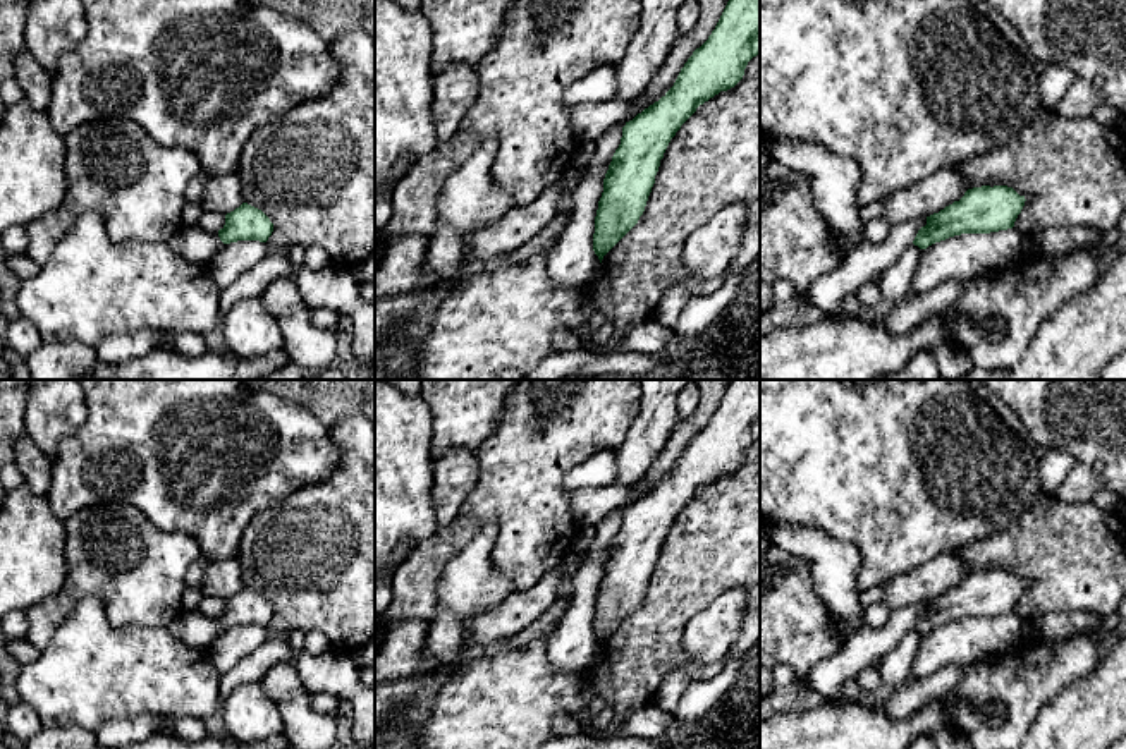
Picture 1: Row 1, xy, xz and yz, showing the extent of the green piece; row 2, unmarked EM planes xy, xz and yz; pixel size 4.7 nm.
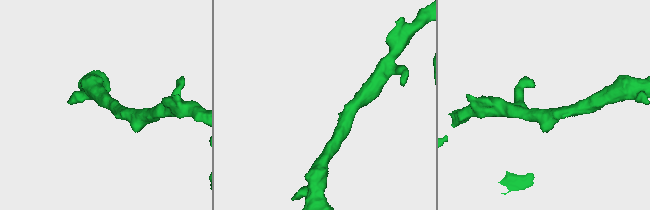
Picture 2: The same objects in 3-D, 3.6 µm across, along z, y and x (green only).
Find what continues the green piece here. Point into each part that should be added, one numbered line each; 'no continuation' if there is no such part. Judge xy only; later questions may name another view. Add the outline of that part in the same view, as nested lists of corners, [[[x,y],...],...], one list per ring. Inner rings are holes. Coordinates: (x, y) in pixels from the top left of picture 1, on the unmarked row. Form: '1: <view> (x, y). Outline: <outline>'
1: xy (193, 627). Outline: [[[182,612],[168,627],[177,639],[186,644],[208,649],[223,627],[215,615],[201,612]]]

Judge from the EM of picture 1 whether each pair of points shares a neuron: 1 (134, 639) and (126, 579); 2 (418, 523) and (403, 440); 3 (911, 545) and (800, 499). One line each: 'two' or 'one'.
1: two
2: one
3: one

